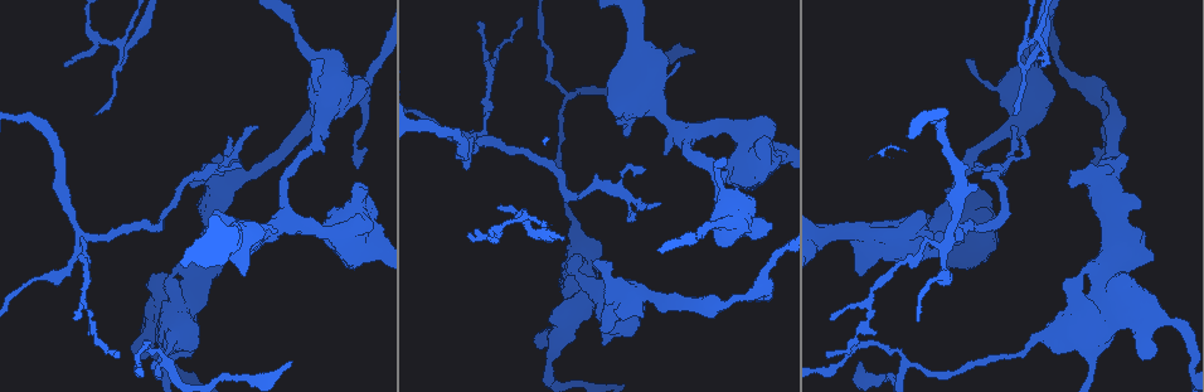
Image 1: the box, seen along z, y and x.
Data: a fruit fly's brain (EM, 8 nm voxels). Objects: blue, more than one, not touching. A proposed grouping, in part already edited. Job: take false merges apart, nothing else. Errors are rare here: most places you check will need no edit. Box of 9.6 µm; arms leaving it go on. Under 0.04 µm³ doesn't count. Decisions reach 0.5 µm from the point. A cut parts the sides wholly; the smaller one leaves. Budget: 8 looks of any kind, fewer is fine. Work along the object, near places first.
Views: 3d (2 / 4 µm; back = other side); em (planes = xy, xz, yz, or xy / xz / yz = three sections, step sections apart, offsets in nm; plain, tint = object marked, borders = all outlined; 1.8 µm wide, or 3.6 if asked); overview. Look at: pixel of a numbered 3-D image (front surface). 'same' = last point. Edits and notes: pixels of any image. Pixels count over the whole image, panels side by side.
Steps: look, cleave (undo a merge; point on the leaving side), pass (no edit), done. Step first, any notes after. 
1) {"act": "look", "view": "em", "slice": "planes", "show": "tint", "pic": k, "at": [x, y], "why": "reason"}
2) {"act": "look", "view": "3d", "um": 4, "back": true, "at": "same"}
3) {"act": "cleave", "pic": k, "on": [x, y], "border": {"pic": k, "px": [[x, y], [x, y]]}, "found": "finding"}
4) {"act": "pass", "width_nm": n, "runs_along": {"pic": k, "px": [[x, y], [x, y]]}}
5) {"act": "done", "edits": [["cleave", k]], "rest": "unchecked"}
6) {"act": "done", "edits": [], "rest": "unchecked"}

{"act": "look", "view": "em", "slice": "xz", "step": 8, "show": "tint", "pic": 1, "at": [643, 95], "why": "sharp bend"}

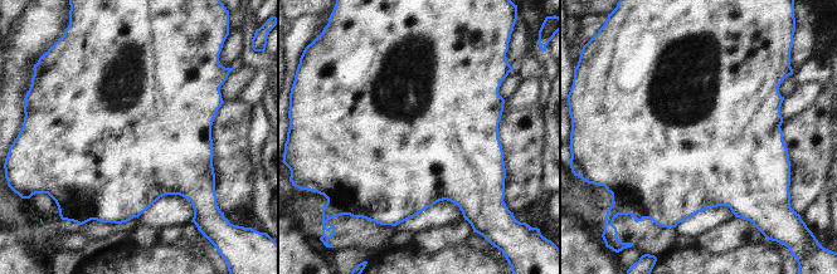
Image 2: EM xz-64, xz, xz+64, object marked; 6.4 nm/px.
{"act": "look", "view": "em", "slice": "planes", "show": "borders", "at": "same", "why": "cut it another way"}

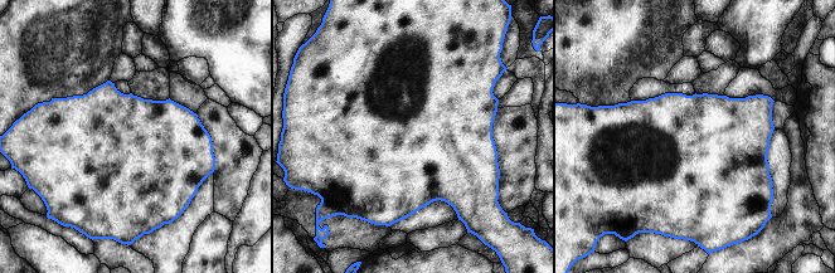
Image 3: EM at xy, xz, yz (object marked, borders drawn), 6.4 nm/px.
{"act": "pass", "found": "all the same neuron"}

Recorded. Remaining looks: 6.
{"act": "look", "view": "em", "slice": "planes", "show": "tint", "pic": 1, "at": [950, 239], "why": "four arms meet"}

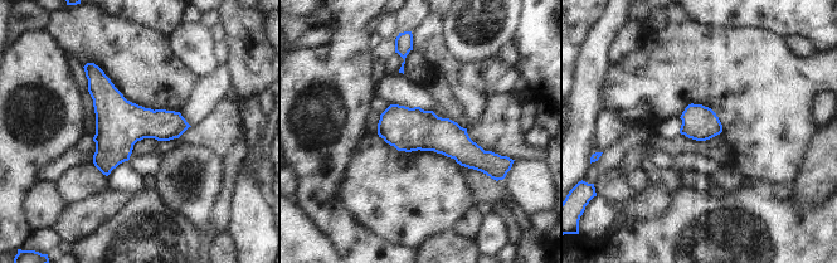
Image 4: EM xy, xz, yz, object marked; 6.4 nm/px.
{"act": "pass", "width_nm": 220, "runs_along": {"pic": 4, "px": [[383, 117], [491, 157]]}, "found": "all the same neuron"}

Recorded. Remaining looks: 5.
{"act": "look", "view": "3d", "um": 2, "pic": 1, "at": [568, 97], "why": "three arms meet"}

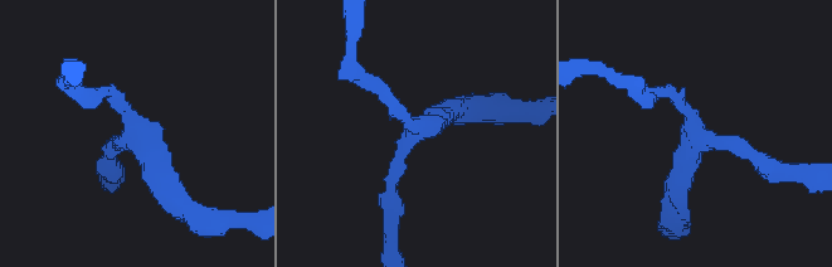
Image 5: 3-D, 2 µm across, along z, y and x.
{"act": "look", "view": "em", "slice": "planes", "show": "tint", "pic": 5, "at": [131, 139], "arms": 3}

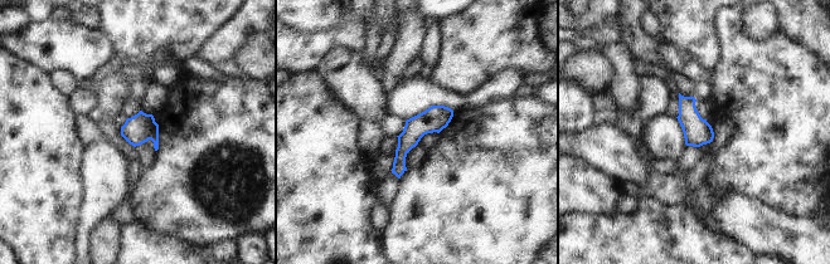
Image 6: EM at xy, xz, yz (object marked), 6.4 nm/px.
{"act": "pass", "runs_along": {"pic": 6, "px": [[447, 111], [406, 142], [398, 172]]}, "found": "one neuron here"}

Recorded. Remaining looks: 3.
{"act": "look", "view": "em", "um": 3.6, "slice": "planes", "show": "tint", "pic": 1, "at": [170, 355], "why": "sudden change in width"}

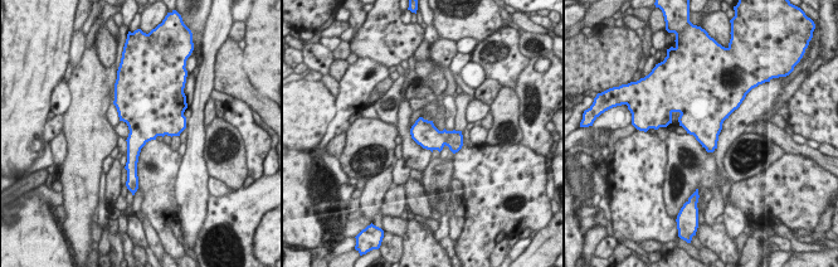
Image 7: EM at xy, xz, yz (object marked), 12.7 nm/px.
{"act": "pass", "width_nm": 320, "found": "continuous, no second neuron"}

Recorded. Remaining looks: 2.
{"act": "done", "edits": [], "rest": "unchecked"}

